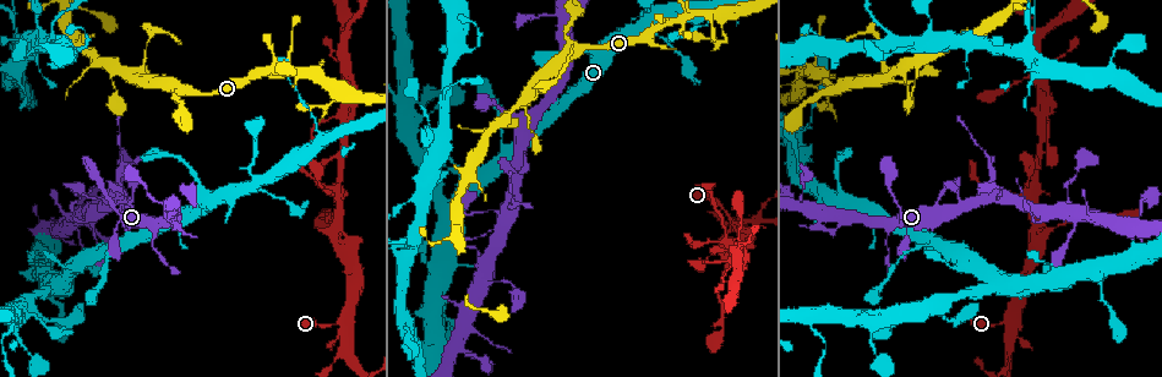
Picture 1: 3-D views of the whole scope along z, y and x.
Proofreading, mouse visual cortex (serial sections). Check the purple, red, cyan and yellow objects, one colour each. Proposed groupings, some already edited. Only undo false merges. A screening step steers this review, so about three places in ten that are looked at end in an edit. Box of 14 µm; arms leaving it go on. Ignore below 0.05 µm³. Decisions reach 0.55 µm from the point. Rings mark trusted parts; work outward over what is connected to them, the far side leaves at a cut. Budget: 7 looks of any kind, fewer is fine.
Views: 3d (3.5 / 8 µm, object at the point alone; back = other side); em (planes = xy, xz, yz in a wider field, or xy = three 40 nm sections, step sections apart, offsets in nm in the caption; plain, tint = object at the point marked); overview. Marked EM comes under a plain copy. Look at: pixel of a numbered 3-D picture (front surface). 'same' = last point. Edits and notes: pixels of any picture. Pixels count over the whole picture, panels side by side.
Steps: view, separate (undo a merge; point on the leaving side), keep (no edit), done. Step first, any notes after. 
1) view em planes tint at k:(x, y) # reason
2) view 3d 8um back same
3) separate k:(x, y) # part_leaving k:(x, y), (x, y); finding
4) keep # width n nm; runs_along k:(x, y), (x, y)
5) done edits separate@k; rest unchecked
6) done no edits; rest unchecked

view 3d 8um at 1:(1007, 321) # arms part here

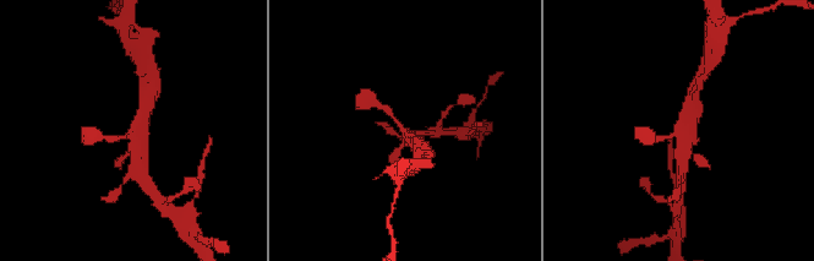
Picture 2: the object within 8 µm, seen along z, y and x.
view 3d 3.5um back at 2:(682, 133) # closer look

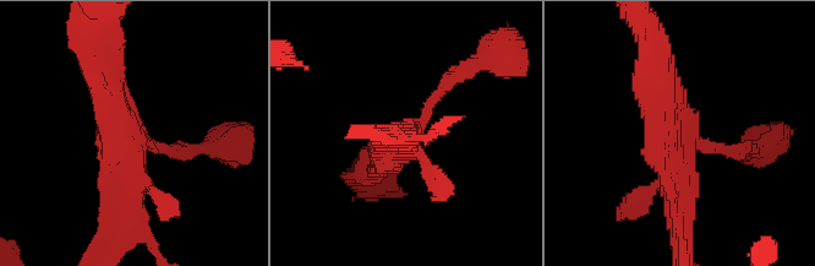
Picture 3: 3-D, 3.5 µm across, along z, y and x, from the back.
separate 3:(656, 130) # part_leaving 3:(685, 141), (660, 115), (654, 39); a second cell is stuck on

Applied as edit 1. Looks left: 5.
view 3d 3.5um at 1:(685, 15)

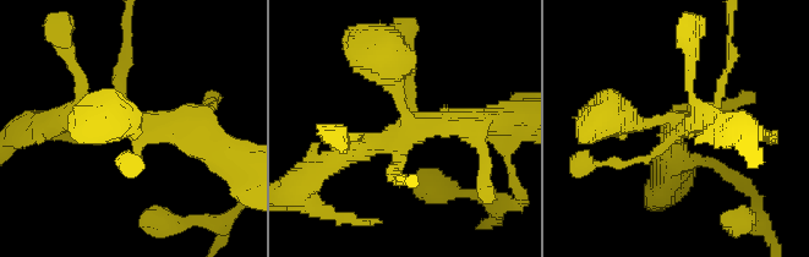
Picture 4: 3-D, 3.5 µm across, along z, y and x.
view em xy step 5 tint at 4:(410, 132) # shape alone is not enough

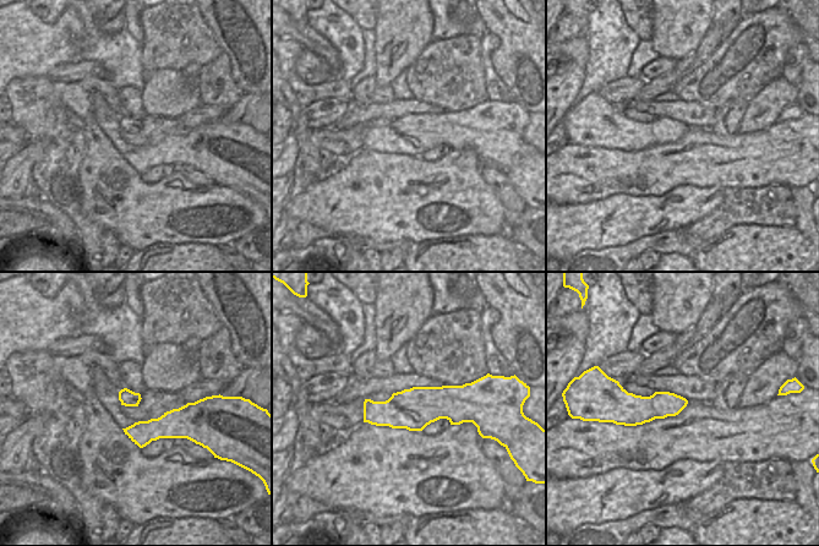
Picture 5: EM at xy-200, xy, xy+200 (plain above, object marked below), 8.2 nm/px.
keep # runs_along 5:(473, 399), (373, 413), (366, 419); continuous, no second cell

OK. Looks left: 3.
view 3d 3.5um back at 1:(320, 142) # branch point

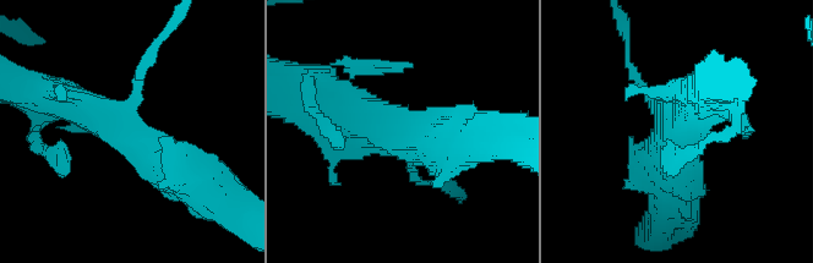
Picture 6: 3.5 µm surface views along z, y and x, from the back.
view em xy step 1 tint at 6:(669, 128) # arms 3; arm_widths 100, 450, 600 nm; now the EM

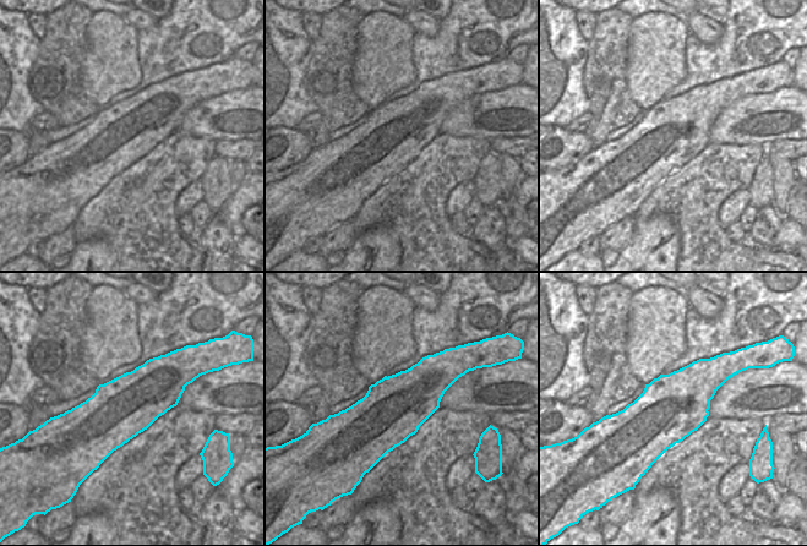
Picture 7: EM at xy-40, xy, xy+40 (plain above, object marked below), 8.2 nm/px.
keep # runs_along 6:(194, 181), (126, 129), (59, 98); all the same cell

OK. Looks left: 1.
done edits separate@3; rest unchecked

